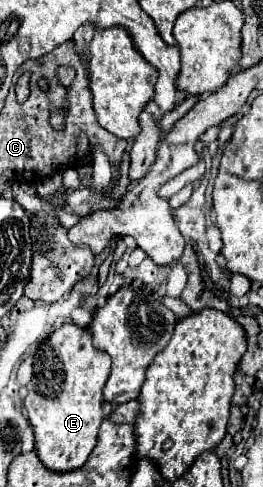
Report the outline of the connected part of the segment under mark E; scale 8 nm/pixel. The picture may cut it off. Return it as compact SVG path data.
M64 323L54 329L36 351L36 373L28 385L24 407L36 435L36 451L52 471L74 471L82 467L96 445L102 423L102 387L108 379L110 357L92 345L88 327Z

